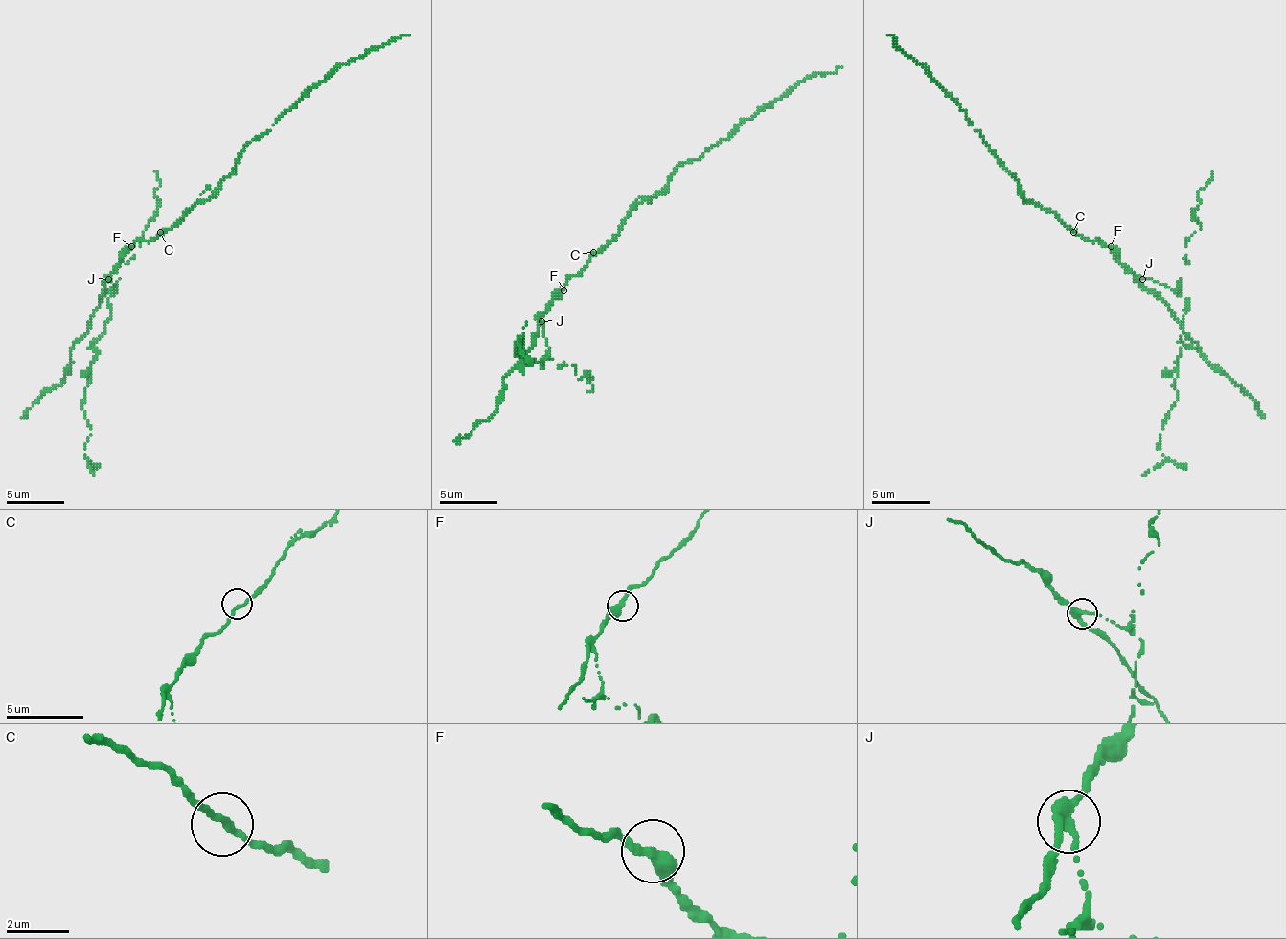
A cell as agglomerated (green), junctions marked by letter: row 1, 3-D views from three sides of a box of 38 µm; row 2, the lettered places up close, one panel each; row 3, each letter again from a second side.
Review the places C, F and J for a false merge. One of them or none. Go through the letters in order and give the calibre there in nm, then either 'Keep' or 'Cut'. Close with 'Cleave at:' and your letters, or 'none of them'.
C: Thickness 220 nm. Keep
F: Thickness 360 nm. Keep
J: Thickness 360 nm. Cut
Cleave at: J

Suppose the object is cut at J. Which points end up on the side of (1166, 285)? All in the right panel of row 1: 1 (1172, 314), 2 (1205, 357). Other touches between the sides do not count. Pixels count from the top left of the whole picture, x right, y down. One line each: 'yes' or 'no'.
1: no
2: no

